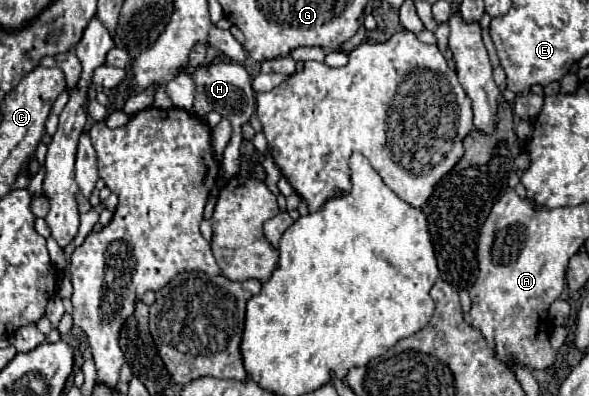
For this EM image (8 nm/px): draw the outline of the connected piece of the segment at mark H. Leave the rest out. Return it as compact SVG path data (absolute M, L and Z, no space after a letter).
M219 62L219 64L201 64L193 74L195 80L195 102L191 108L191 114L199 120L205 120L209 112L219 112L223 118L227 118L233 126L233 138L225 150L223 160L223 172L225 178L231 178L239 172L239 144L241 144L241 128L247 124L255 112L255 92L251 88L251 78L247 70L241 64L235 62Z

